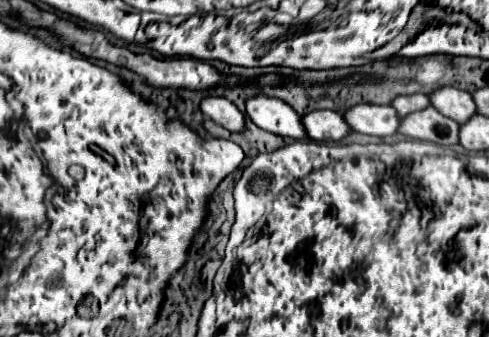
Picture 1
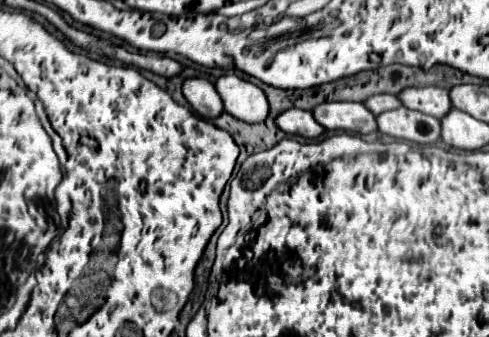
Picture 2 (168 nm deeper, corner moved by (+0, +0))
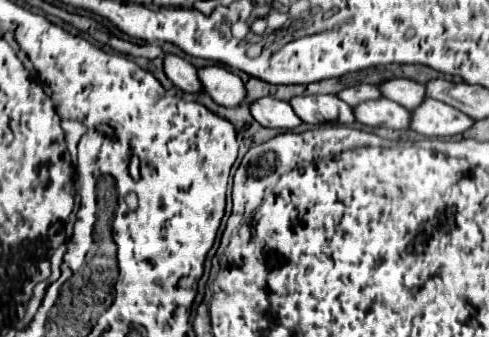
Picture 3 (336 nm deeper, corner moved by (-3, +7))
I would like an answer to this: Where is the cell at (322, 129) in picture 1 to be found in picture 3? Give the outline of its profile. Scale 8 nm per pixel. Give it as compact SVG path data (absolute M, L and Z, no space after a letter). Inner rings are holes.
M271 96L253 102L251 114L261 126L277 128L277 130L293 130L303 124L299 116L295 116L295 110L291 108L289 102L283 102Z

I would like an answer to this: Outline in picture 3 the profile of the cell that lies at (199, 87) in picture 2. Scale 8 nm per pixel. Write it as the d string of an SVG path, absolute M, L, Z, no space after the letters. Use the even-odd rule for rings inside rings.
M165 54L165 74L183 92L191 92L191 94L203 92L203 84L197 76L197 68L179 56Z

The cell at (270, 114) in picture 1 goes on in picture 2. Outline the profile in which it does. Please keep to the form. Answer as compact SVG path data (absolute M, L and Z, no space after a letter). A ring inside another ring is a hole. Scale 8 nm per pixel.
M234 73L222 75L214 83L224 111L246 123L260 123L268 117L268 101L262 89Z

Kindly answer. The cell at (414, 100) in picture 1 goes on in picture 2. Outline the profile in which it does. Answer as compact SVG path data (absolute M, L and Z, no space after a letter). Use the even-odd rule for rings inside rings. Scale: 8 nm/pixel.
M372 95L362 101L374 115L380 115L382 111L398 109L402 103L396 99L396 95Z

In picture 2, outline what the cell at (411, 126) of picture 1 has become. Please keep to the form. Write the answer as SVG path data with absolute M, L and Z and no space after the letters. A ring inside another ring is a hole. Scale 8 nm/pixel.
M398 107L384 111L376 117L378 131L394 139L404 139L412 143L438 143L440 141L440 121L436 117Z

